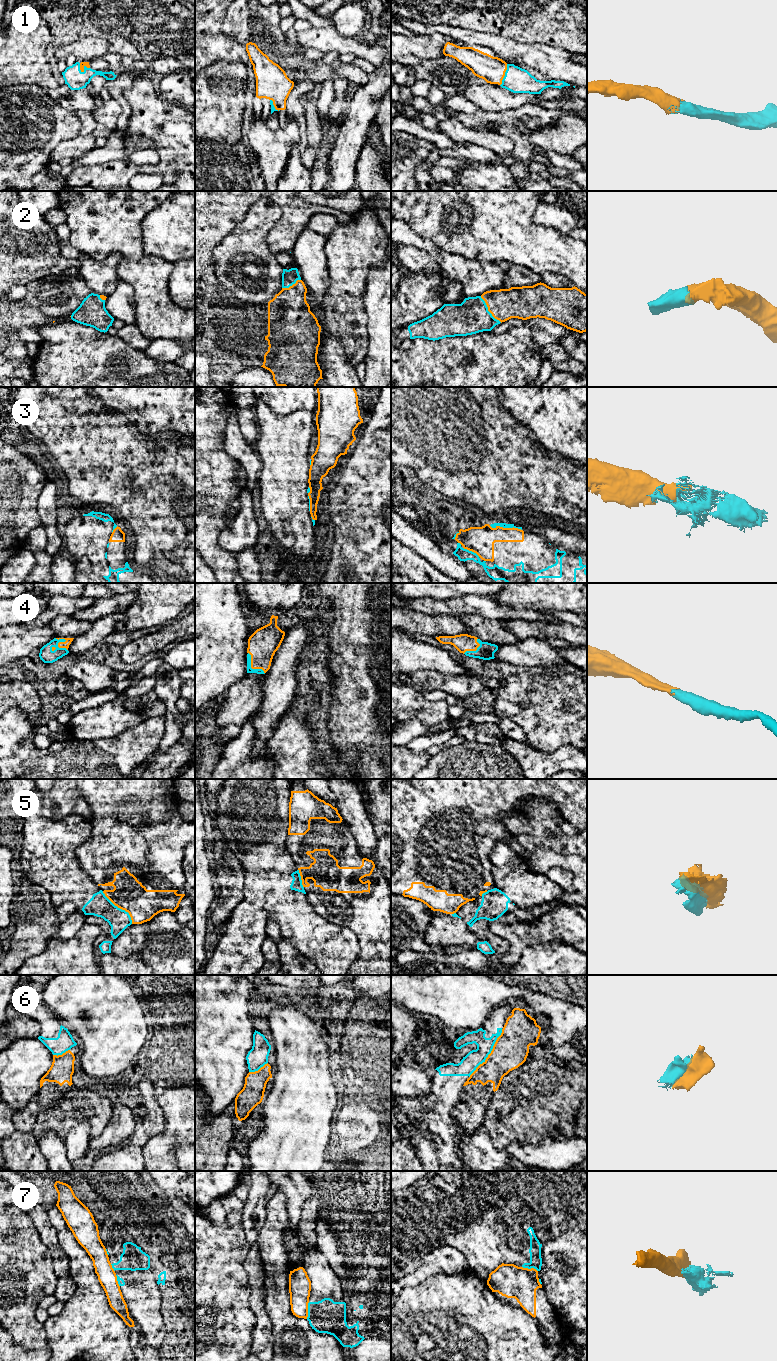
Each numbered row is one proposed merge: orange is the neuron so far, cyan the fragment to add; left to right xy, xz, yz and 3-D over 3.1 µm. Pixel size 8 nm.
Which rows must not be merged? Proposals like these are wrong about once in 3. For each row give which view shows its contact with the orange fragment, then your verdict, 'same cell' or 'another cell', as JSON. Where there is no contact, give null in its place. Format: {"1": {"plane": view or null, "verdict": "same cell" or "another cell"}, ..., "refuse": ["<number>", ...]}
{"1": {"plane": "xy", "verdict": "same cell"}, "2": {"plane": "yz", "verdict": "same cell"}, "3": {"plane": "yz", "verdict": "same cell"}, "4": {"plane": "xy", "verdict": "same cell"}, "5": {"plane": "xy", "verdict": "another cell"}, "6": {"plane": "yz", "verdict": "another cell"}, "7": {"plane": "xz", "verdict": "another cell"}, "refuse": ["5", "6", "7"]}

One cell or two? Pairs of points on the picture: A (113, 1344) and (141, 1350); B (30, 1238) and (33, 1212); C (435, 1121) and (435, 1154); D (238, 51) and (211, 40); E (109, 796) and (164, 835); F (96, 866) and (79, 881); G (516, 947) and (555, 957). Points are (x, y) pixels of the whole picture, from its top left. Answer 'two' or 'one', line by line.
A: two
B: two
C: one
D: one
E: one
F: two
G: two

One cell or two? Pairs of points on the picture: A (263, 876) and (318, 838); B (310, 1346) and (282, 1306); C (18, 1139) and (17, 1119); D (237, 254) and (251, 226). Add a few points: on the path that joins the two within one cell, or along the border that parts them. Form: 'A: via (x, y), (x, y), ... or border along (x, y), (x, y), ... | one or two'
A: border along (287, 835), (286, 850), (297, 868) | two
B: via (300, 1336), (298, 1334), (298, 1326), (288, 1316) | one
C: border along (15, 1129), (31, 1133) | two
D: via (244, 247), (250, 233) | one

